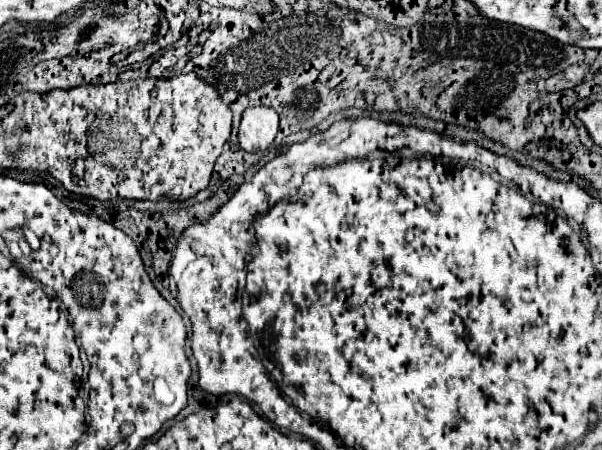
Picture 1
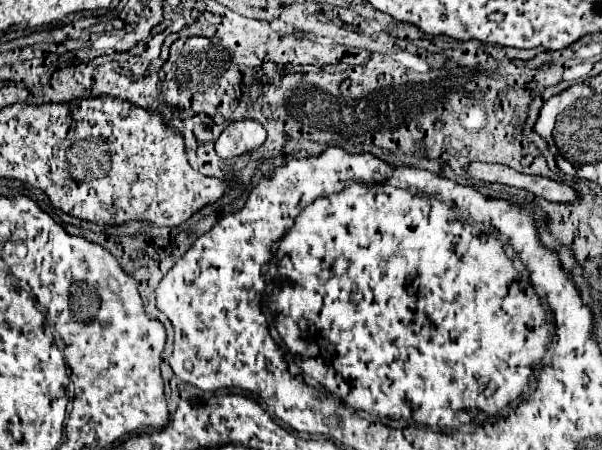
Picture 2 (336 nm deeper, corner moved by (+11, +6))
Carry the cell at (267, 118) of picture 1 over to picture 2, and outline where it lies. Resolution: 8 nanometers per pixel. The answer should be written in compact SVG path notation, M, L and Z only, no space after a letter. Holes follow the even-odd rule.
M253 119L233 121L225 127L221 137L215 143L219 157L239 157L251 149L257 149L265 143L265 129Z

